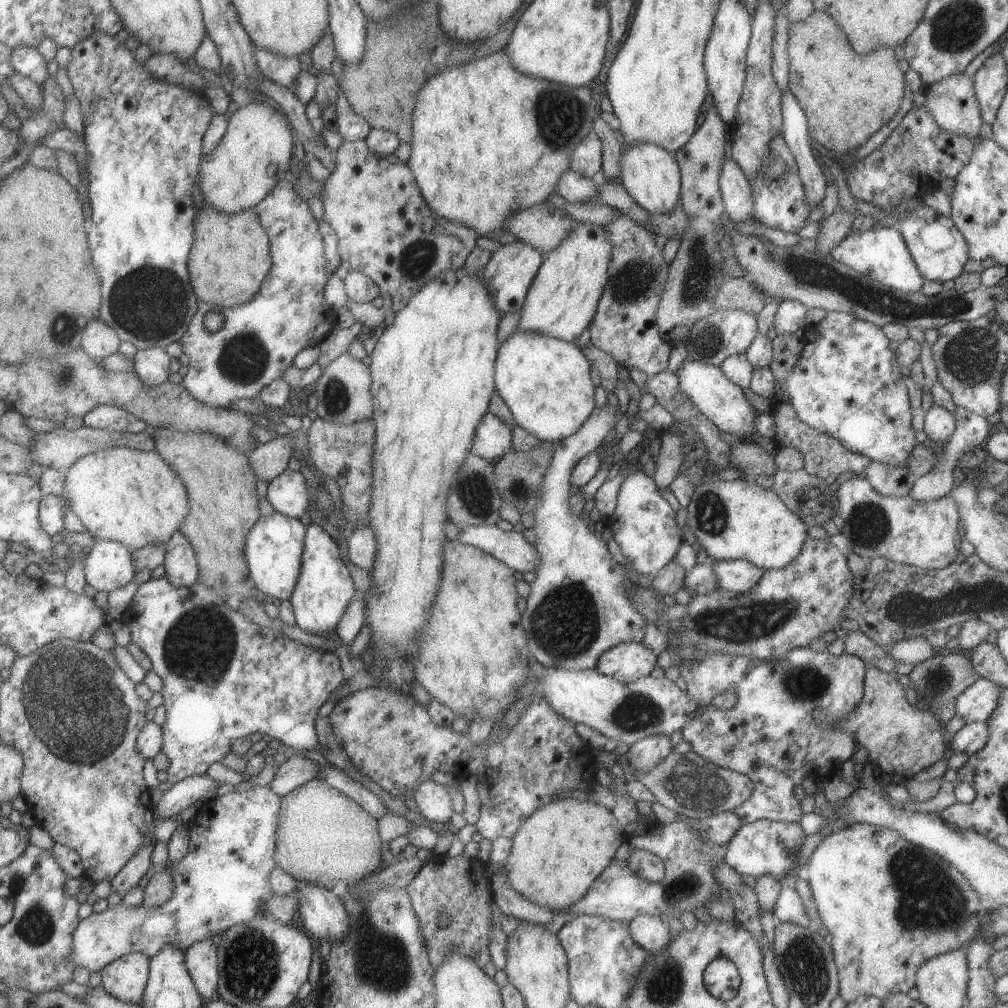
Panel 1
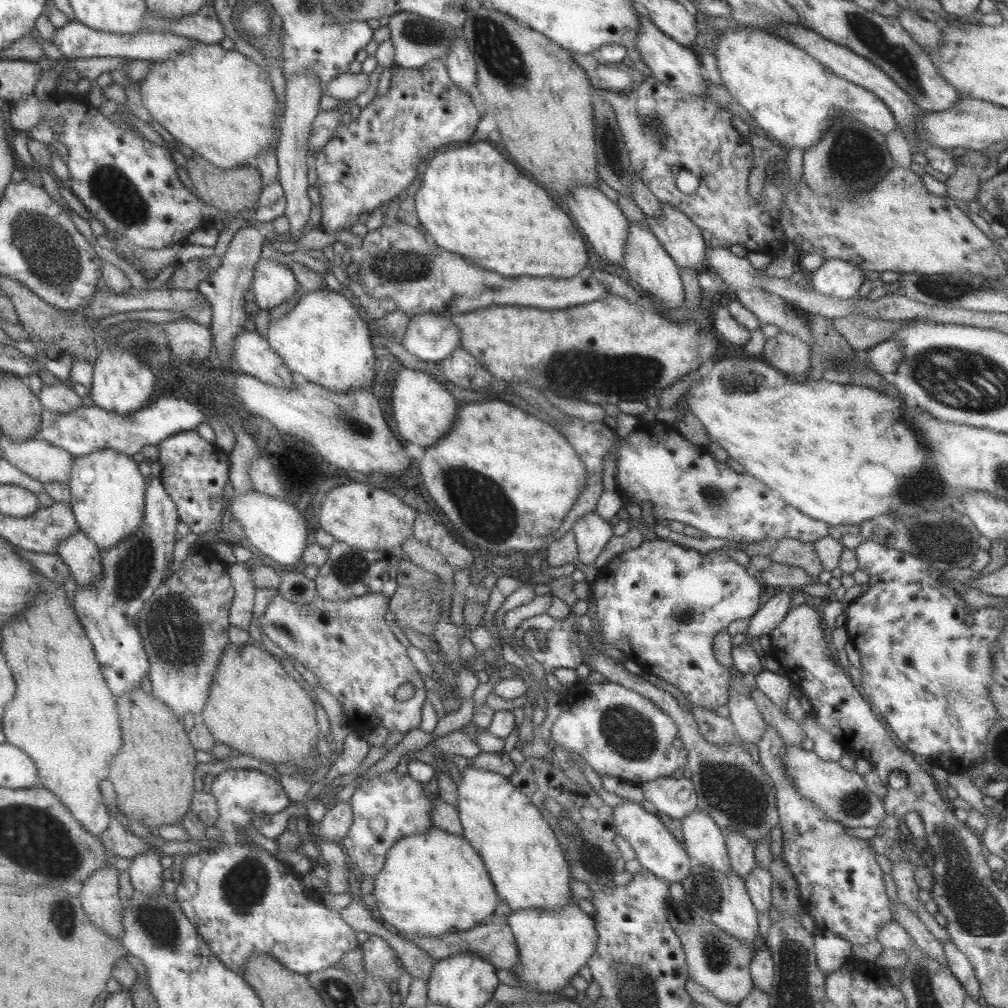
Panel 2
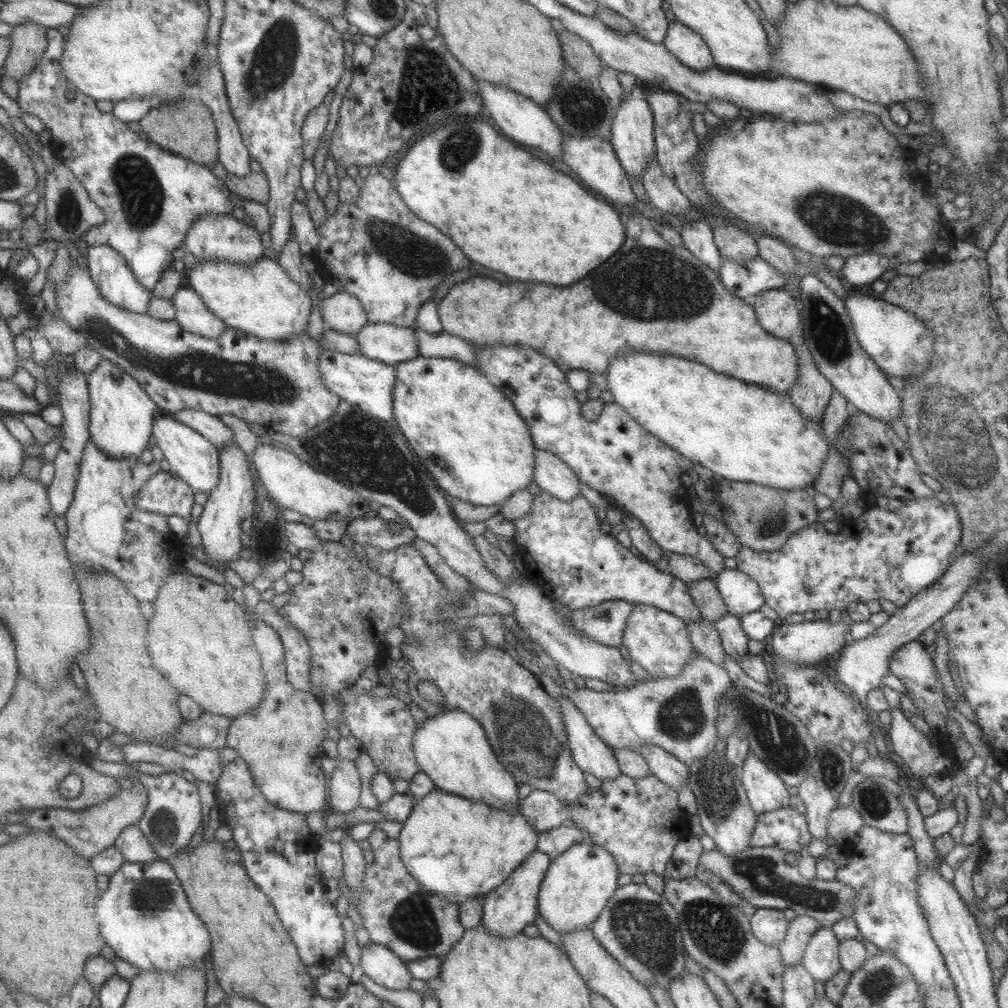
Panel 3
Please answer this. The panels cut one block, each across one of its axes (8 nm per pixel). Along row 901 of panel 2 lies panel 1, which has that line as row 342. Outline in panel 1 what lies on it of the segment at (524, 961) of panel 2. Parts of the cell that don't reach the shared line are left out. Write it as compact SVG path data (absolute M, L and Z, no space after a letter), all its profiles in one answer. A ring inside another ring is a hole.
M575 221L565 240L543 256L519 310L518 329L575 343L594 317L599 297L607 284L609 260L611 244L605 230L596 224Z

